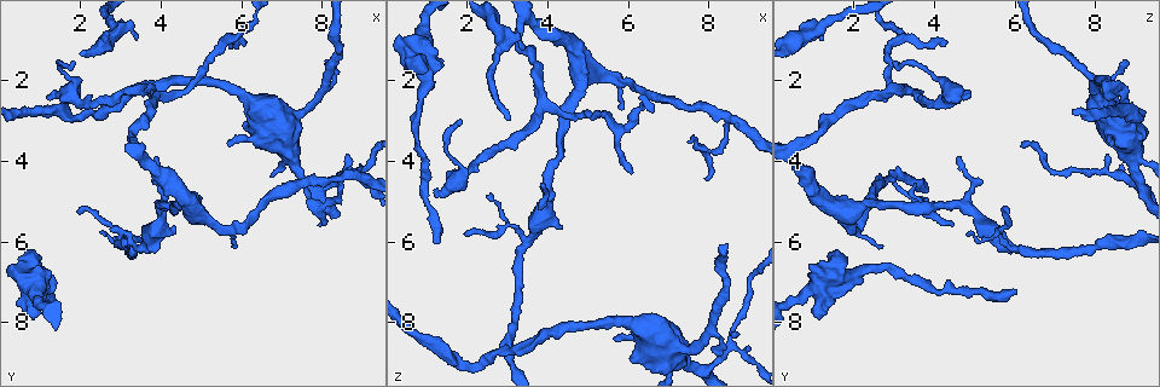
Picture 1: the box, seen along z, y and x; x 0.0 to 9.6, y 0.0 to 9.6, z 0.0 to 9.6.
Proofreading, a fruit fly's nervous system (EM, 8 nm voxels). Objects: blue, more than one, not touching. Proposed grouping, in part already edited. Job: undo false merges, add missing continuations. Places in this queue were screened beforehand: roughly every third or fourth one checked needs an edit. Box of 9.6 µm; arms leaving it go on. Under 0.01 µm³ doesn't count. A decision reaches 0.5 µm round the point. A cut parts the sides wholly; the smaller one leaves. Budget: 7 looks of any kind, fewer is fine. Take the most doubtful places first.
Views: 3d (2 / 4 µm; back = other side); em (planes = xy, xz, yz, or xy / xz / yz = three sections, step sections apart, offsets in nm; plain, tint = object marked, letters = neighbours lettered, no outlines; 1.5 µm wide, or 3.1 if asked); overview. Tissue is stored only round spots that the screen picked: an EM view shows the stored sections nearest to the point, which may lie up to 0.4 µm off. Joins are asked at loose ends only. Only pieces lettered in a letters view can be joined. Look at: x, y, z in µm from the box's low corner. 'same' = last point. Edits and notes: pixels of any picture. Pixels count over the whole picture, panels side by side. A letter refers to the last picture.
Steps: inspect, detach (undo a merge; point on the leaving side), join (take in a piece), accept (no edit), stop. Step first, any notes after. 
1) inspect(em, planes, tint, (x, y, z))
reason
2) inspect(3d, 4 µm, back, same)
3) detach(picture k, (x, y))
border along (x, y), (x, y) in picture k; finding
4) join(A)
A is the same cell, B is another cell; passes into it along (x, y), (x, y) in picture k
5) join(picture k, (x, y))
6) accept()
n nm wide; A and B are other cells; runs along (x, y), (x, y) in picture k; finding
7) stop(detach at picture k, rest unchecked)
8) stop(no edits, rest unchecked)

inspect(3d, 4 µm, (1.20, 7.20, 6.05))
free end

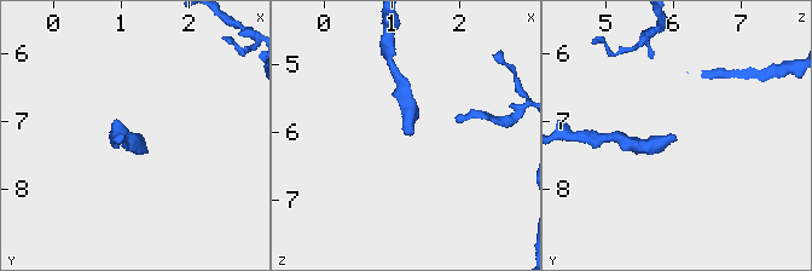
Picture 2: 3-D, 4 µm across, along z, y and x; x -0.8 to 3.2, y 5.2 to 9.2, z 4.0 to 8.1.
inspect(em, planes, letters, (1.15, 7.25, 6.00))

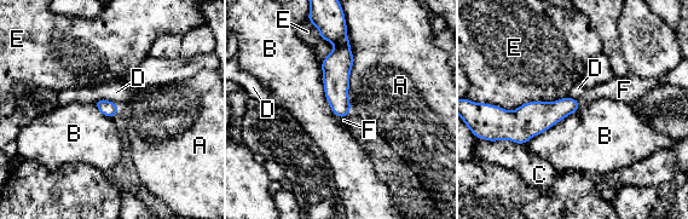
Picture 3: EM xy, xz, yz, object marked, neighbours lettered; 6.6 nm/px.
join(F)
F is the same cell, A, B, C, D and E are other cells; passes into it along (543, 115), (578, 103), (613, 90) in picture 3; it goes on there

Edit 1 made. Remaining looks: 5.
inspect(overview)

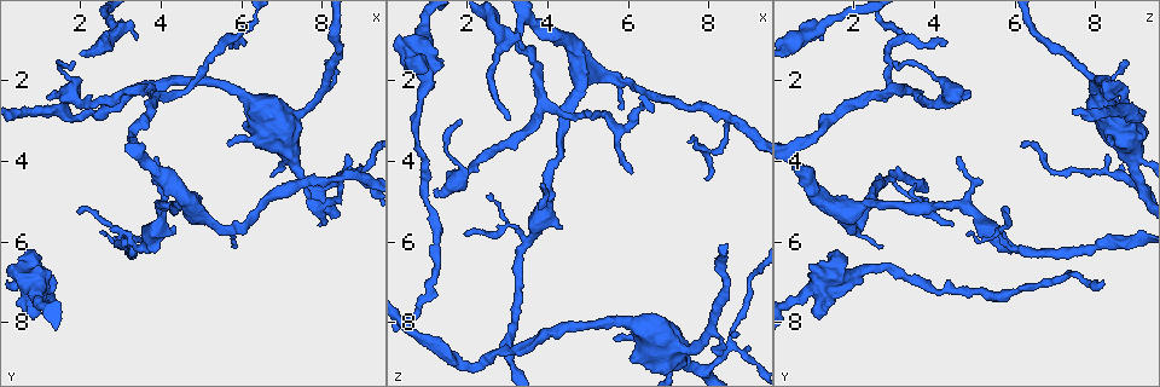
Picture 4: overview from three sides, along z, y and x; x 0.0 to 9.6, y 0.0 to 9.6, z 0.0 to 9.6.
inspect(em, planes, letters, (5.75, 0.95, 3.20))
three-way junction

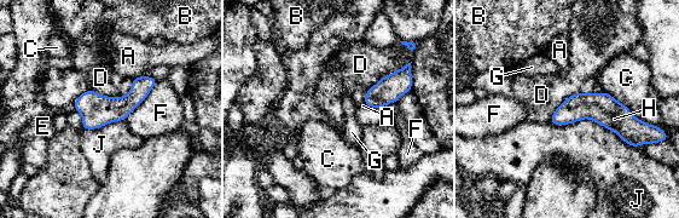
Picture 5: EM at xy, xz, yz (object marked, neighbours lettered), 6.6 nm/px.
accept()
J touches over 600 nm; A, B, C, D, E, F, G, H and J are other cells; continuous, no second cell

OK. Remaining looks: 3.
inspect(em, planes, letters, (1.20, 2.40, 4.80))

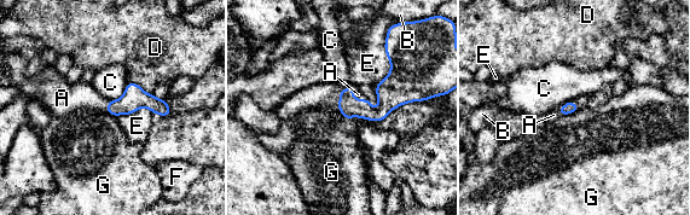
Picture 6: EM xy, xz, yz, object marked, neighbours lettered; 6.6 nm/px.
join(A)
A is the same cell, B, C, D, E, F and G are other cells; it goes on there

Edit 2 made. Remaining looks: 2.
stop(join at picture 3, join at picture 6, rest unchecked)

